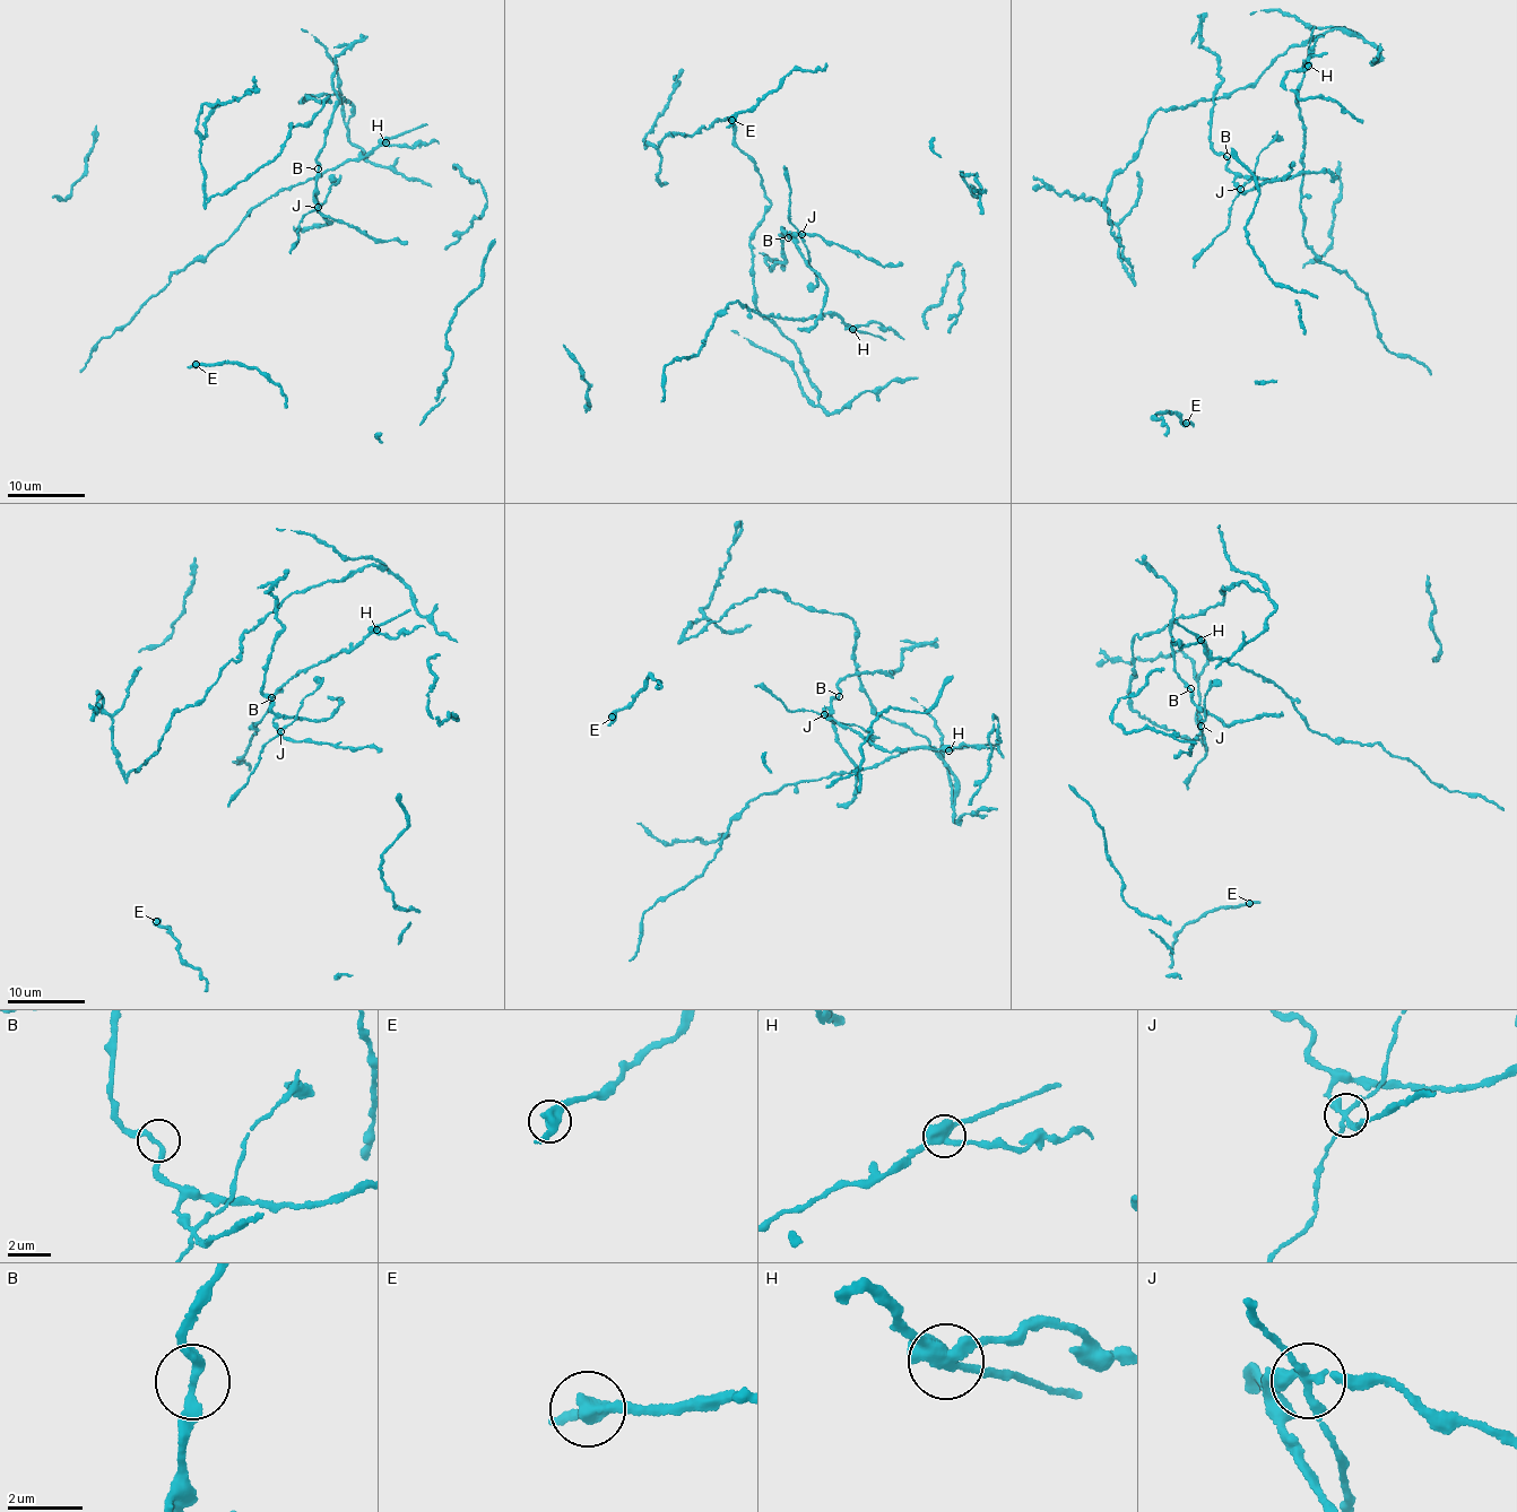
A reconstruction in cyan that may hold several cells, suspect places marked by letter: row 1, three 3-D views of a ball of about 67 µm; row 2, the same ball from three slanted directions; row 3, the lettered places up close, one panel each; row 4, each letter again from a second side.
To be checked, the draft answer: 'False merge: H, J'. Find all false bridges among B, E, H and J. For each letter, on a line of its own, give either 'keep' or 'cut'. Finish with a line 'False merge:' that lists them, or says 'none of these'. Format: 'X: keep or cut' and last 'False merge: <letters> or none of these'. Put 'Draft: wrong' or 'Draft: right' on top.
Draft: right
B: keep
E: keep
H: cut
J: cut
False merge: H, J

